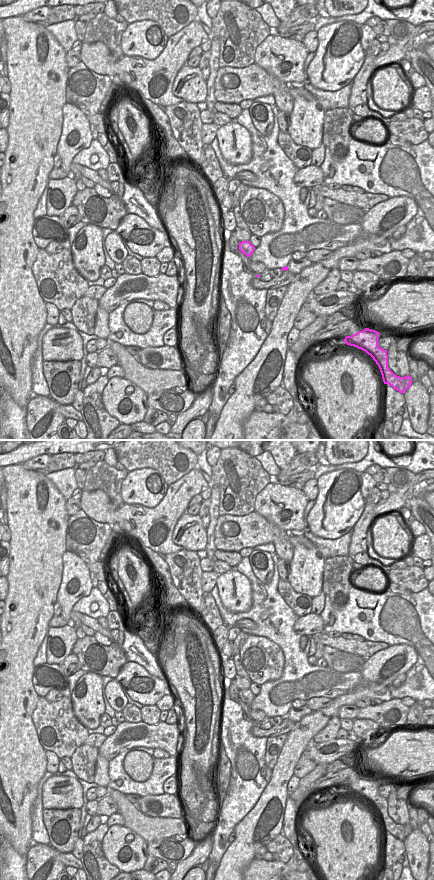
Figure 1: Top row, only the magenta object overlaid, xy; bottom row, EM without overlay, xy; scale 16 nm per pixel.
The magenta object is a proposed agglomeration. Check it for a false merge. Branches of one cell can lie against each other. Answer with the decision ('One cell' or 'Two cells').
Two cells.

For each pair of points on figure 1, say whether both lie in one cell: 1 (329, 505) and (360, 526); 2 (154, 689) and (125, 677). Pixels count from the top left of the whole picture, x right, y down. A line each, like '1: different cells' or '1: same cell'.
1: different cells
2: same cell

